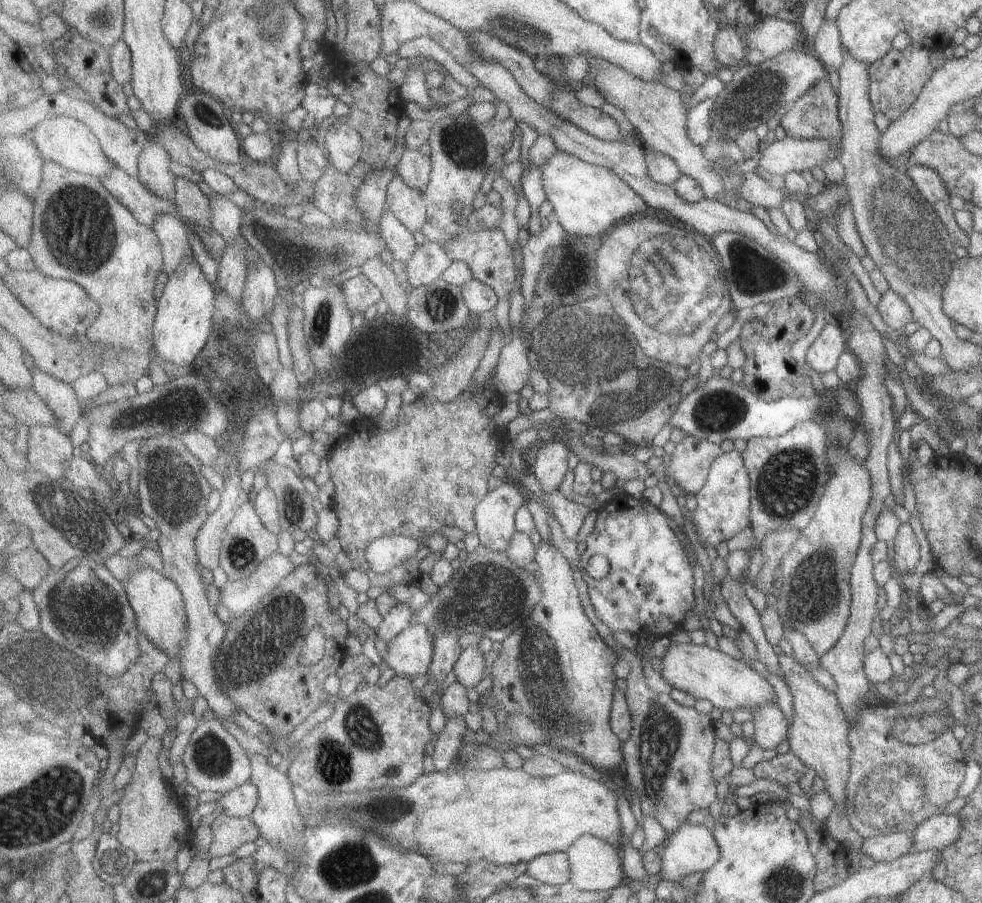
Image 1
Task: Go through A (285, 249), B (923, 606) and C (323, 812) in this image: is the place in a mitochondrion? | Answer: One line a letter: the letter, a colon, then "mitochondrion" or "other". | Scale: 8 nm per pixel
A: other
B: other
C: mitochondrion

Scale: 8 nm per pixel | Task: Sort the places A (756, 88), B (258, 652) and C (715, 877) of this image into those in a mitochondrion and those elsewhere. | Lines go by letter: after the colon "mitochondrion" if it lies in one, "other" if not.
A: mitochondrion
B: mitochondrion
C: other

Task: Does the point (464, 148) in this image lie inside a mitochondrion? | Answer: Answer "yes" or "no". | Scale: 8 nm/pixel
yes

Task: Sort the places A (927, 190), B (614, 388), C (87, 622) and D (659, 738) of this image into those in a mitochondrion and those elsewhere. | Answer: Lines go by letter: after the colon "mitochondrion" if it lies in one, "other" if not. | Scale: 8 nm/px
A: mitochondrion
B: mitochondrion
C: mitochondrion
D: mitochondrion

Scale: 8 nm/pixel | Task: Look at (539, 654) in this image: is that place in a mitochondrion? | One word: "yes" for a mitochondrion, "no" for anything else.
yes

